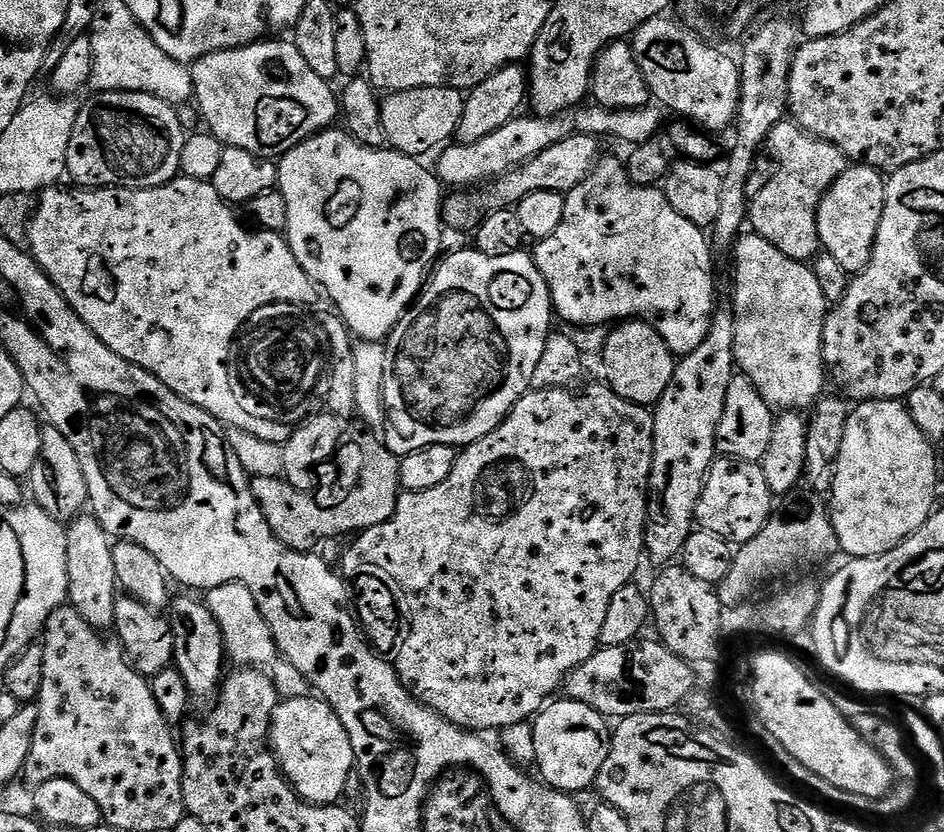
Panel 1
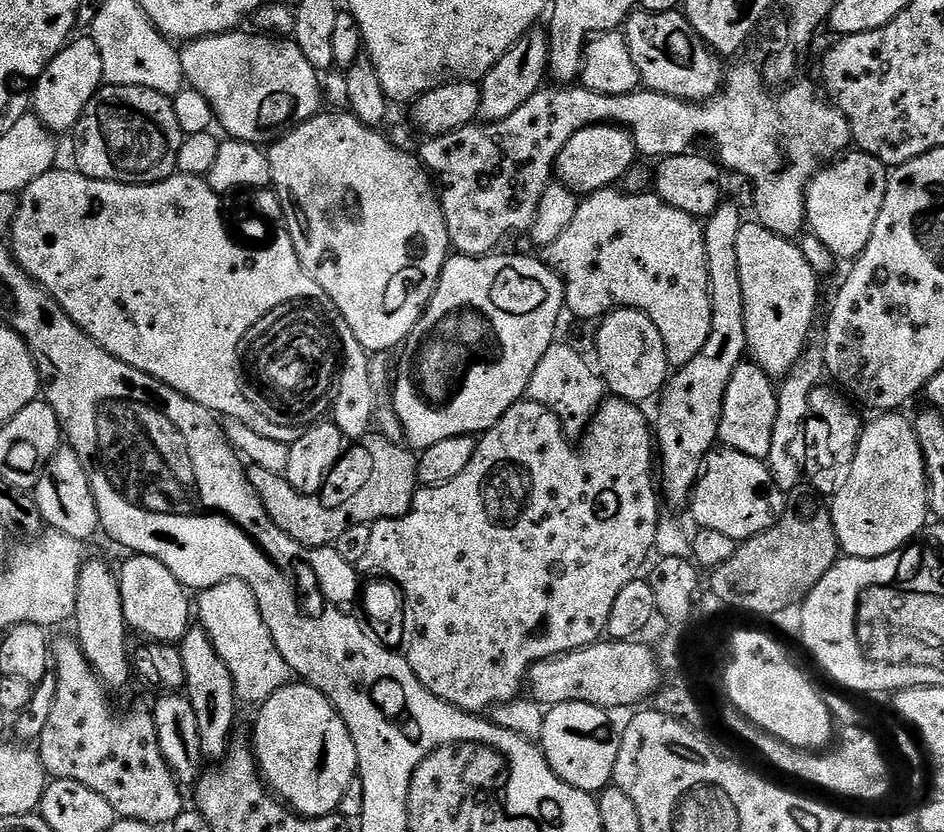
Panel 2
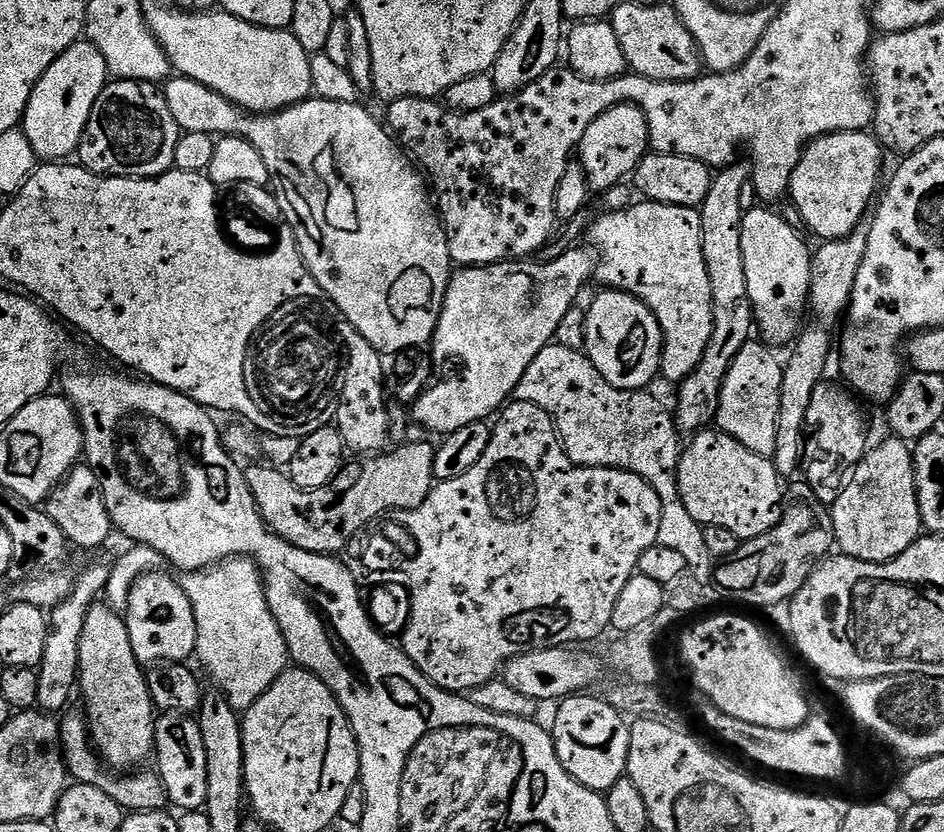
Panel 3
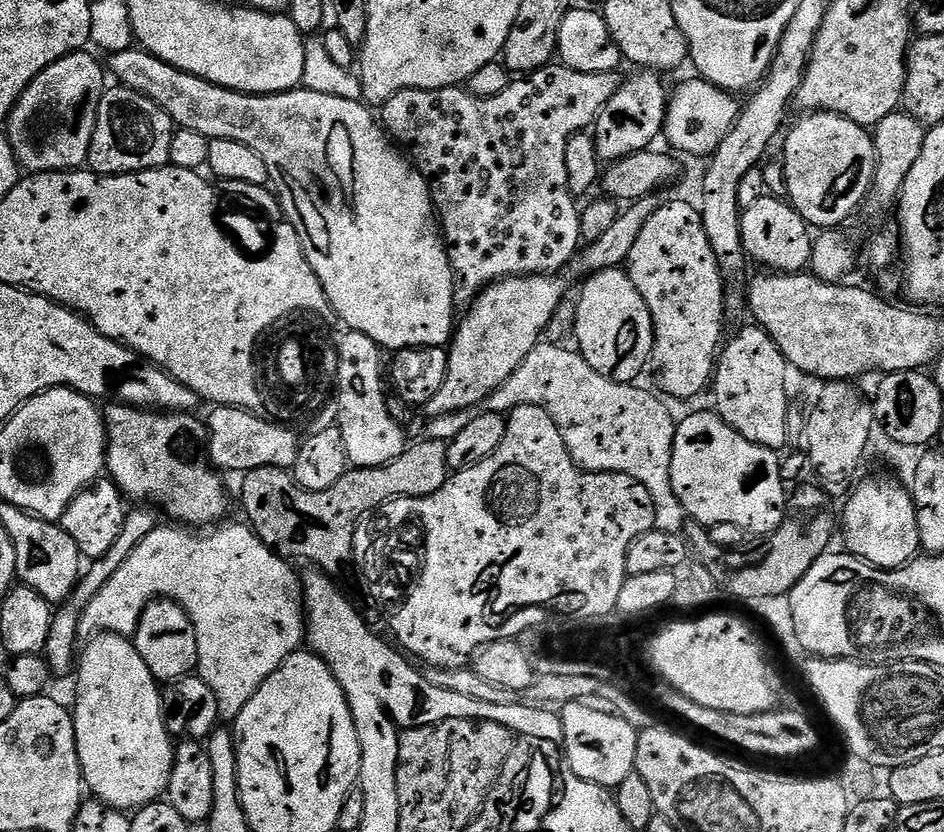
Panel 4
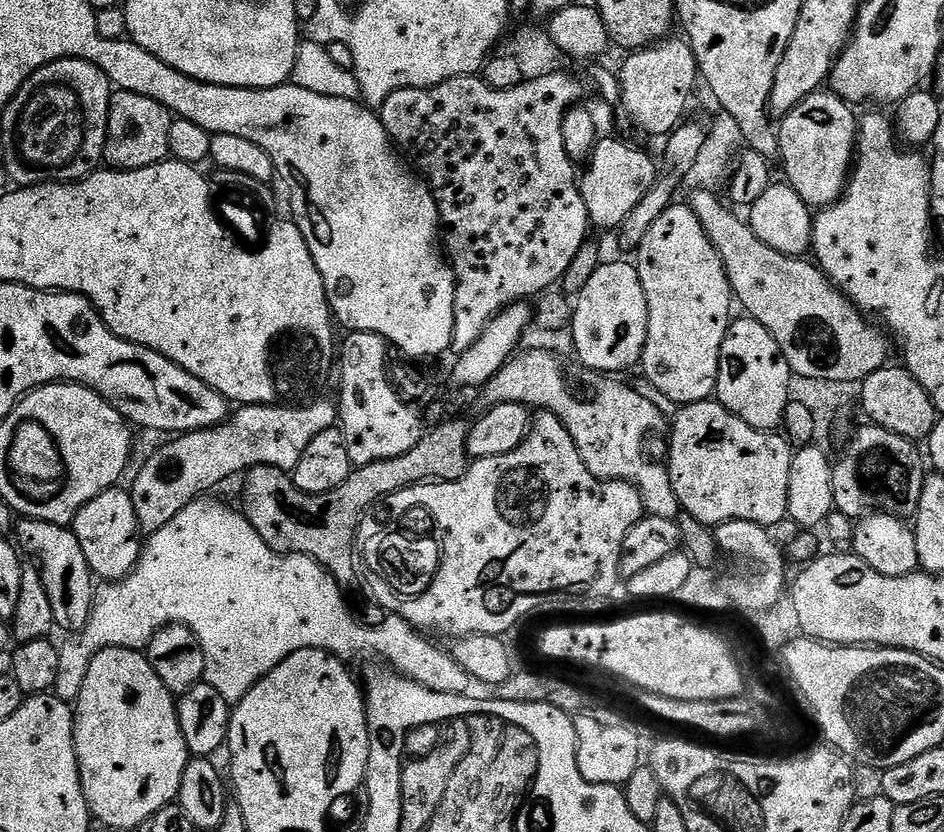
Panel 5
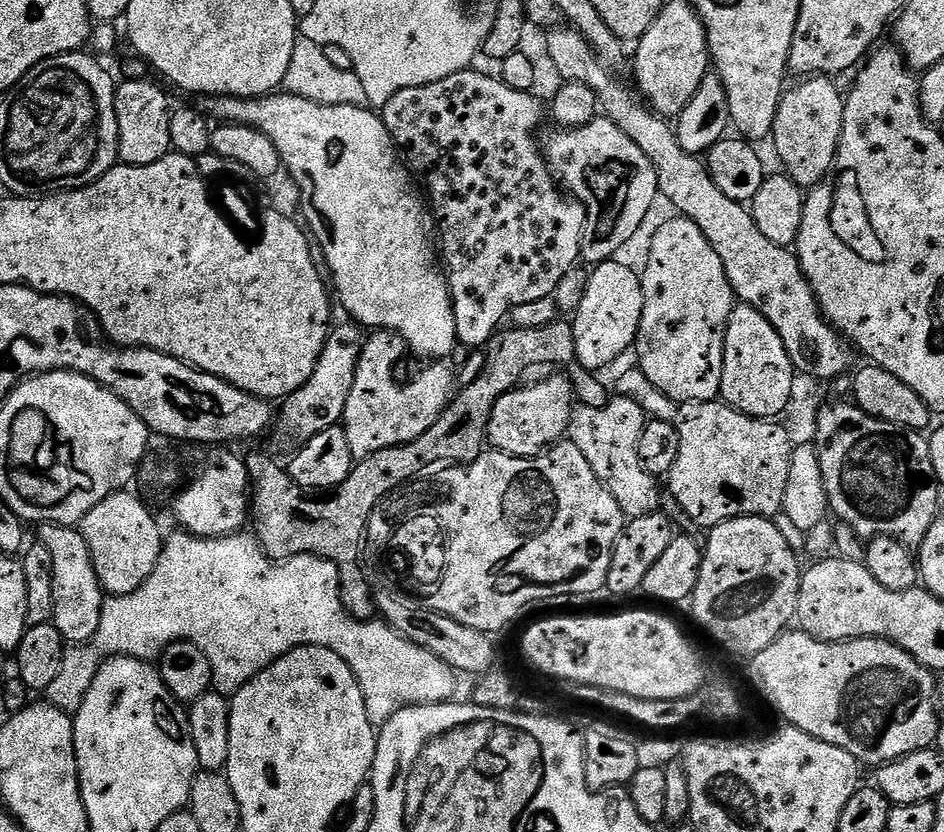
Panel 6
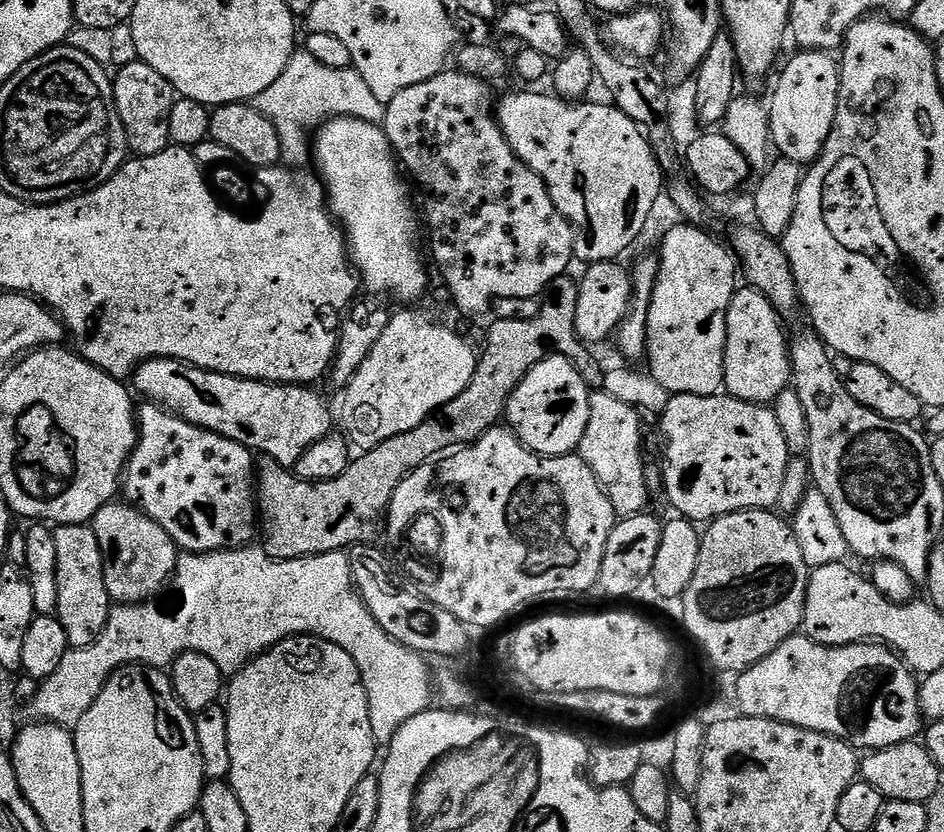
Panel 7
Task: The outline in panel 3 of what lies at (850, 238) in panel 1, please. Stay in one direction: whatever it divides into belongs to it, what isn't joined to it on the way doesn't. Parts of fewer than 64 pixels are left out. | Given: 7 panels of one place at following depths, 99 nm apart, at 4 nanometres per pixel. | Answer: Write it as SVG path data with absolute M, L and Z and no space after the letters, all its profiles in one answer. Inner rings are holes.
M861 130L820 136L800 153L800 161L792 175L790 200L796 203L801 218L821 241L840 240L865 219L864 211L868 203L870 208L881 187L880 152L882 145L875 135Z

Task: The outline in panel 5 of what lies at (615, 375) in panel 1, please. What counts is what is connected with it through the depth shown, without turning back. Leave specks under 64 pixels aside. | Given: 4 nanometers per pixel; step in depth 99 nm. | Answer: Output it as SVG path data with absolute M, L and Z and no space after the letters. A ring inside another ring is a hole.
M616 260L613 264L601 263L594 270L590 282L582 286L582 290L575 297L572 309L572 344L576 347L576 356L588 368L593 368L600 374L620 374L627 368L641 363L648 347L648 299L642 286L642 278L638 274L635 263Z

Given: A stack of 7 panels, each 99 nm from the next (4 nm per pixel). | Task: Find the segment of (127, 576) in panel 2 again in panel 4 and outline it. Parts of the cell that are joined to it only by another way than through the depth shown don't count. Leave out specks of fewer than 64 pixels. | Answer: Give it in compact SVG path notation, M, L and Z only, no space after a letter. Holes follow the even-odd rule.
M151 600L144 607L136 627L134 643L138 654L142 654L142 662L150 666L150 674L154 674L160 682L171 682L183 676L191 676L200 663L194 626L184 607L172 600Z

